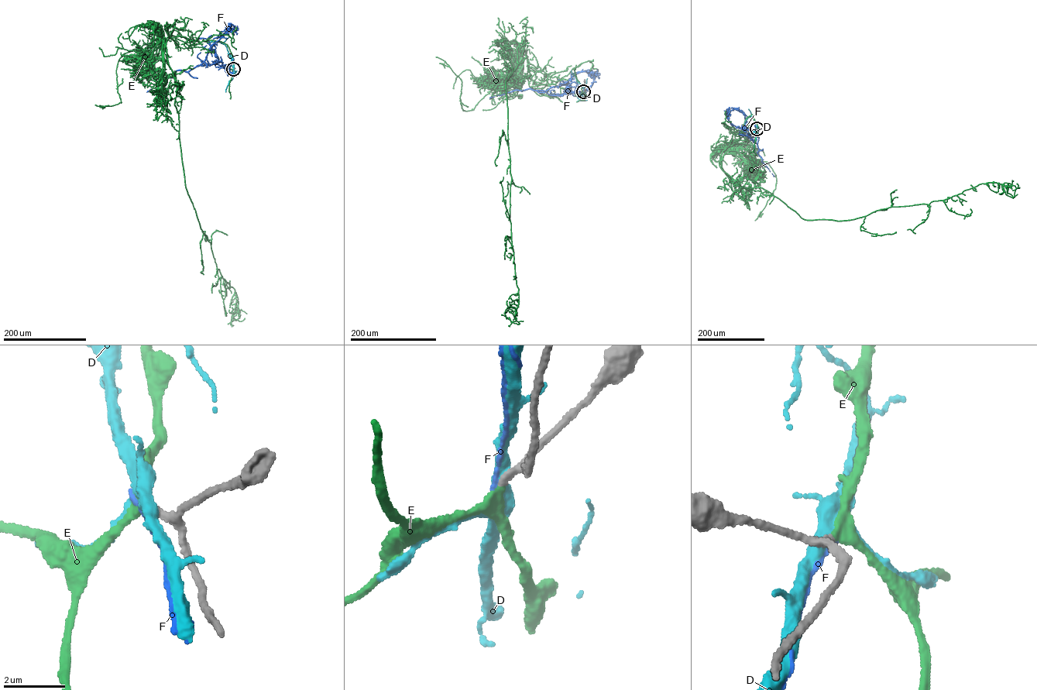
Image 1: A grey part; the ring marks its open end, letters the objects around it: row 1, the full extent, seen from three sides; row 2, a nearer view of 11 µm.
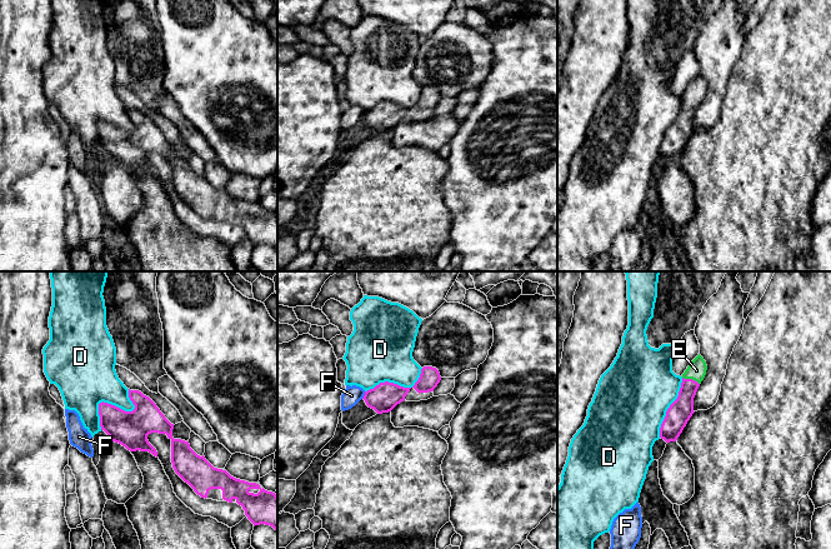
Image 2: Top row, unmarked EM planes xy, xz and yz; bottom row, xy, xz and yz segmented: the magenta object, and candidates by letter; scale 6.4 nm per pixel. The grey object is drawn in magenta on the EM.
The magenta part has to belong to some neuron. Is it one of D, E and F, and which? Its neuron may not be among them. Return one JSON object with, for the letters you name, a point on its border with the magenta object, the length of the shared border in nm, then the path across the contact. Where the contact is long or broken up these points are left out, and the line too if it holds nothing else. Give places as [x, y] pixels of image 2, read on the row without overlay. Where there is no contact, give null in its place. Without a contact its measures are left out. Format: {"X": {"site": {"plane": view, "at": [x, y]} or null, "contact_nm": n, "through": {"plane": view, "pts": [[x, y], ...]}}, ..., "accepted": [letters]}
{"E": {"site": {"plane": "yz", "at": [691, 99]}, "contact_nm": 120, "through": {"plane": "yz", "pts": [[680, 131], [691, 99], [696, 90]]}}, "accepted": ["E"]}

